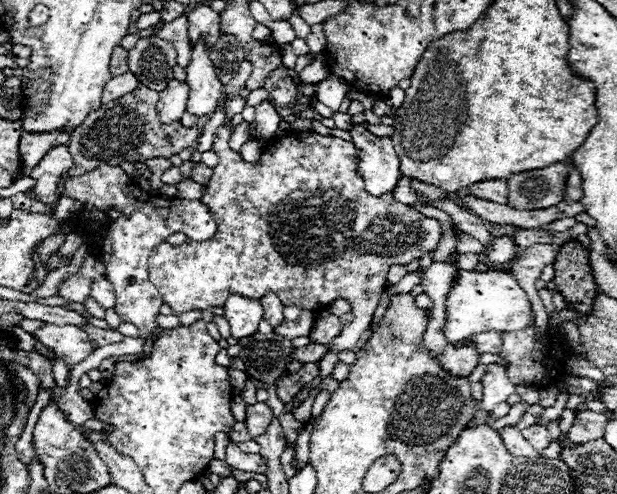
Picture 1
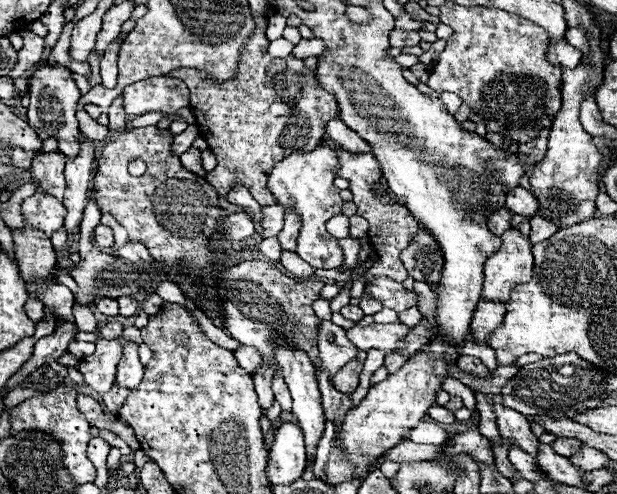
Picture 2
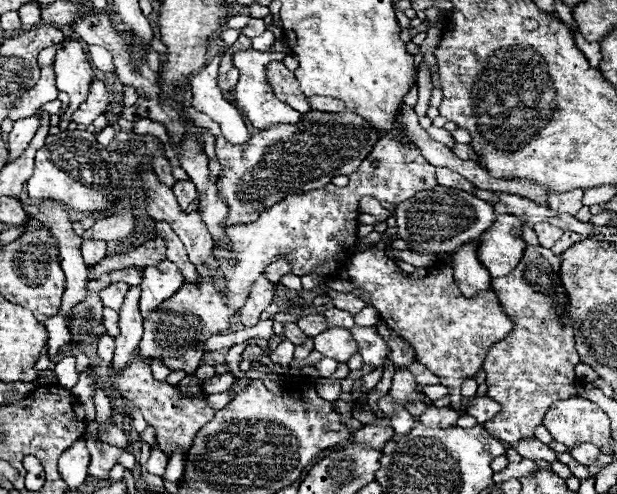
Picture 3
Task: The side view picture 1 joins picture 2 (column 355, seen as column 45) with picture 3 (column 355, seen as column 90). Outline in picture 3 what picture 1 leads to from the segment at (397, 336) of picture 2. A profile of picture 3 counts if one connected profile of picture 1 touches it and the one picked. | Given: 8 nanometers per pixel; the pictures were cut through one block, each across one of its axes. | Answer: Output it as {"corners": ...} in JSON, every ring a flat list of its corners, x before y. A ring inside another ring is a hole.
{"corners":[[330,328,314,336,314,350,338,362,348,362,350,356,358,352,358,344,354,338,350,338,350,332,346,328]]}

